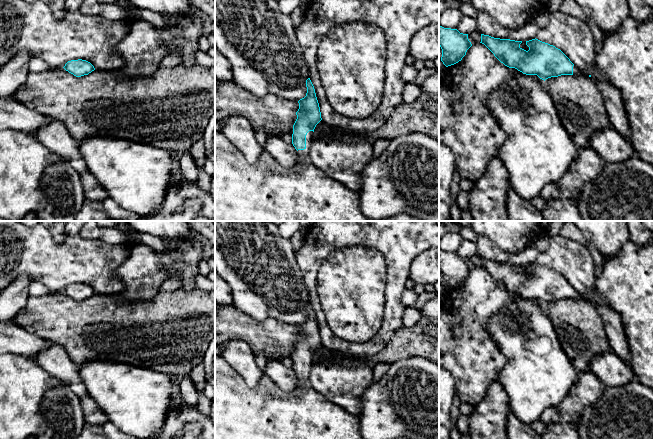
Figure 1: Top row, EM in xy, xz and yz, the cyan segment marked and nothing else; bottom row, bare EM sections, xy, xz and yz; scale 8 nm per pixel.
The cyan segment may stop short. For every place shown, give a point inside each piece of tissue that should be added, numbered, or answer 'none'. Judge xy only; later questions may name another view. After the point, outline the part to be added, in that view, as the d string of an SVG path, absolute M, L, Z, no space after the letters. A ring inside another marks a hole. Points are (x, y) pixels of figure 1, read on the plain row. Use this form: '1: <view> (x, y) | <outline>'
none

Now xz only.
1: xz (263, 412) | M220 355L215 356L215 439L364 439L360 432L360 421L358 416L353 415L328 401L312 387L310 382L312 362L313 355L309 355L306 359L306 372L304 374L297 375L297 388L292 392L286 392L280 389L266 374L263 374L256 387L248 387L242 377L234 369L232 369Z

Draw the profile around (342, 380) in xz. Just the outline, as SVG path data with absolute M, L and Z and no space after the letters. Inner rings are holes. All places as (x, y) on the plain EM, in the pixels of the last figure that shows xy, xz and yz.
M332 356L328 360L312 362L310 382L328 401L358 416L361 413L361 395L374 382L373 369L354 357Z

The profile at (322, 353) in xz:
M321 344L315 351L313 356L313 362L317 362L319 360L328 360L332 356L349 356L354 357L351 355L346 355L344 353L339 353L333 350L326 348L323 344Z

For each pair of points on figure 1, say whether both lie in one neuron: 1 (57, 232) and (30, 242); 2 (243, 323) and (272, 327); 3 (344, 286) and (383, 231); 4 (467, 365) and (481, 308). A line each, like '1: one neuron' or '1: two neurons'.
1: two neurons
2: one neuron
3: two neurons
4: one neuron

